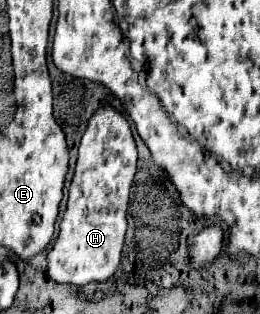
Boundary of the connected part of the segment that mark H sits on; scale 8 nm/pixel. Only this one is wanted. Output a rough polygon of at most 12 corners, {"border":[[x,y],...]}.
{"border":[[97,108],[79,144],[55,282],[113,276],[137,146],[131,122]]}

